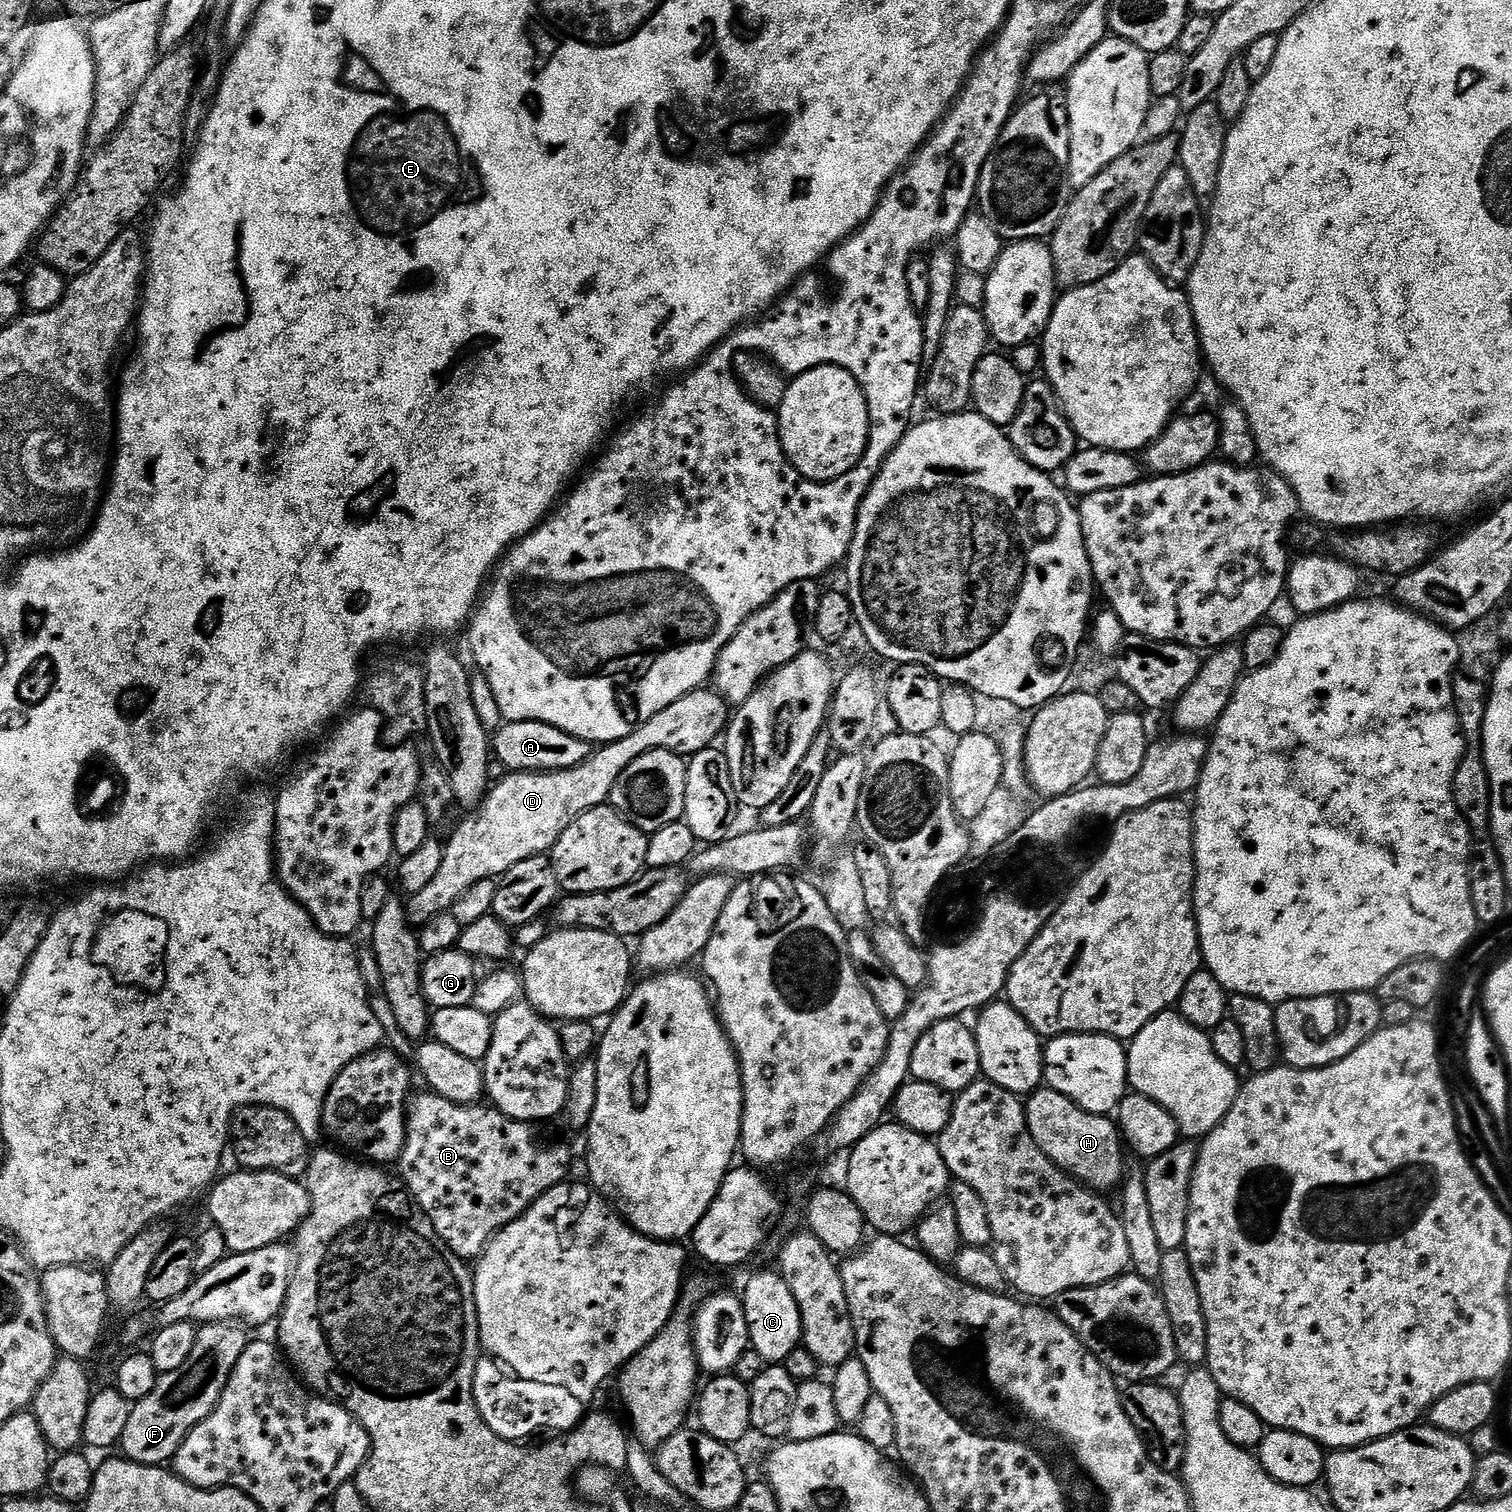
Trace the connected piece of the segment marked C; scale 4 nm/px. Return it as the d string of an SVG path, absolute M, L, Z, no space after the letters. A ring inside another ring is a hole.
M779 1271L756 1272L744 1284L744 1292L739 1293L741 1304L744 1306L745 1324L748 1327L748 1343L751 1351L757 1352L764 1359L764 1362L784 1362L788 1355L801 1343L800 1335L800 1311L794 1296L790 1294L784 1279Z

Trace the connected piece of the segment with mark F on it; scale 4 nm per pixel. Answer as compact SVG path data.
M220 1321L203 1325L196 1333L193 1352L176 1370L163 1373L164 1384L154 1386L156 1396L146 1394L131 1405L126 1428L120 1435L123 1455L135 1464L164 1466L173 1459L188 1432L203 1425L220 1399L224 1383L232 1372L240 1351L248 1343L246 1331L235 1321Z

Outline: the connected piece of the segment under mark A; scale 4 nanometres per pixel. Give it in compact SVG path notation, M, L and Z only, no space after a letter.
M509 720L495 729L490 740L490 748L505 764L505 769L513 772L555 772L562 768L574 768L583 764L590 755L590 744L571 736L569 732L558 730L546 722L537 720Z

